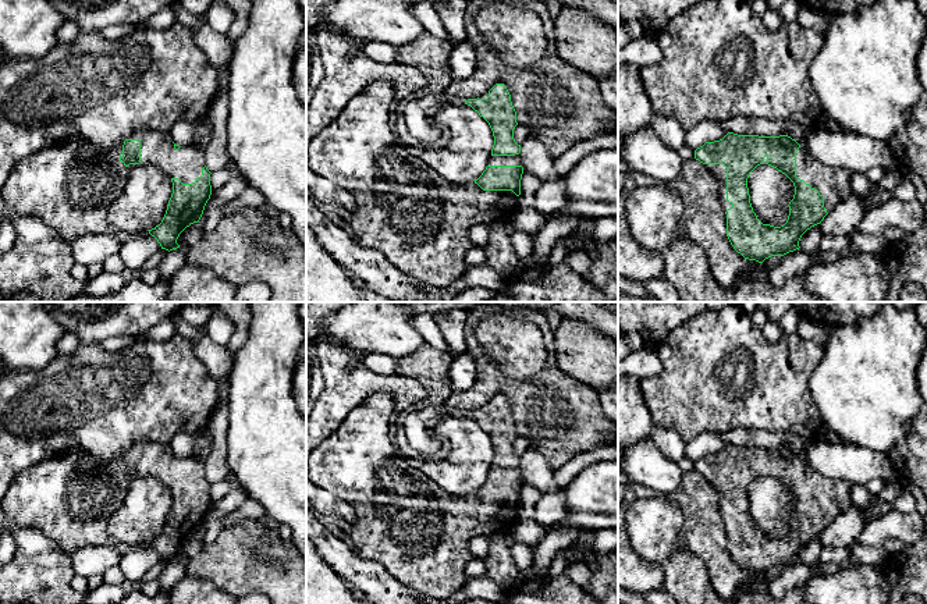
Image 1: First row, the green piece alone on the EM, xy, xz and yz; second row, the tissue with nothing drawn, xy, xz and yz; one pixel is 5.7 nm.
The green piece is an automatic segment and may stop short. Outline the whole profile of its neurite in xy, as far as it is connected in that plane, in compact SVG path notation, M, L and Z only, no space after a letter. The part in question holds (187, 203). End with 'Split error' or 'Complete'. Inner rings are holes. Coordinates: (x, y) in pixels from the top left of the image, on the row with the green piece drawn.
M136 129L118 149L100 150L81 136L68 138L46 146L21 160L10 173L0 191L6 212L40 218L64 241L72 242L82 235L113 234L107 223L111 203L122 192L128 178L129 164L149 164L164 171L173 182L173 193L166 214L159 225L149 230L161 249L180 248L180 234L203 214L212 195L210 171L205 153L196 145L182 148L175 145L170 132Z. Split error

